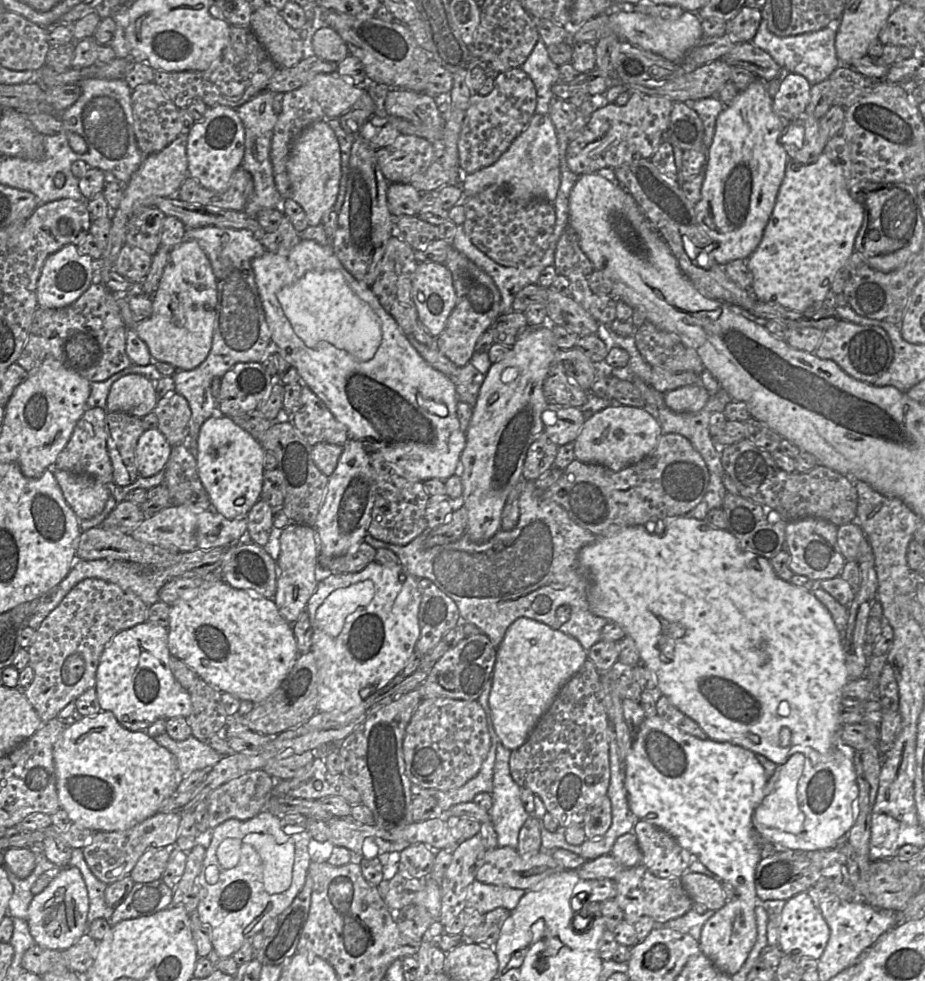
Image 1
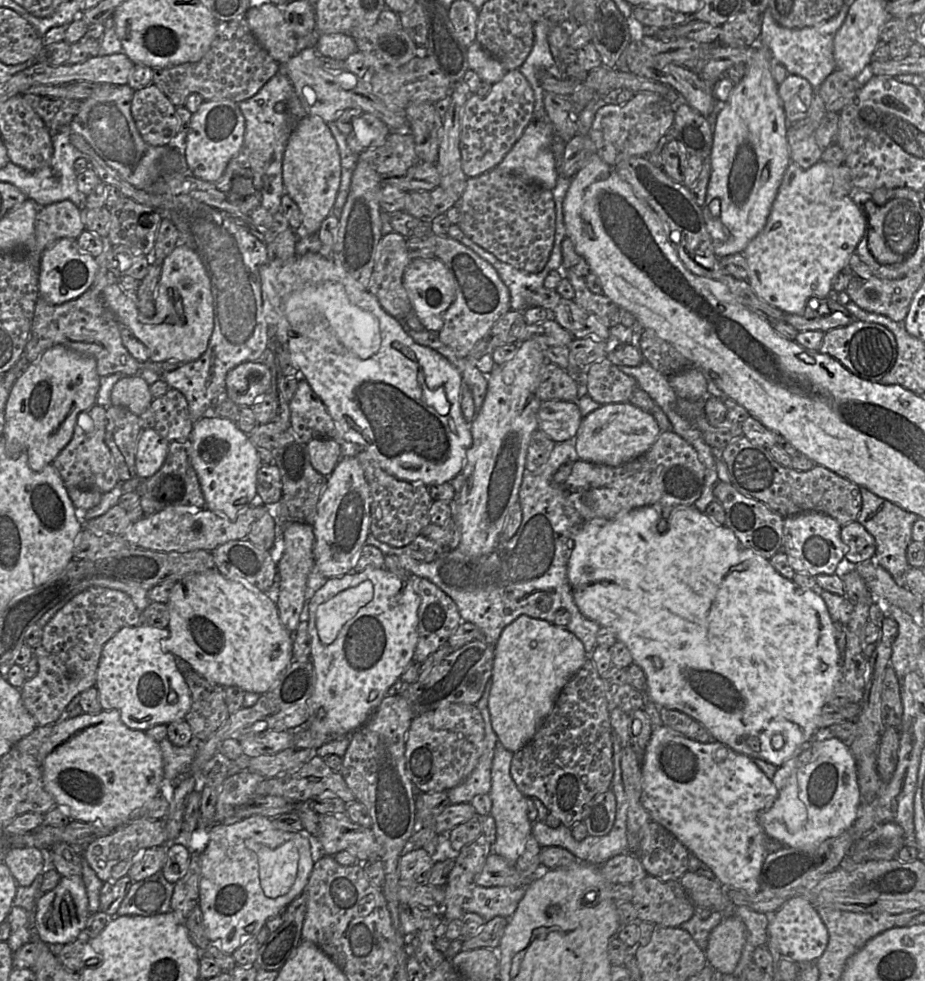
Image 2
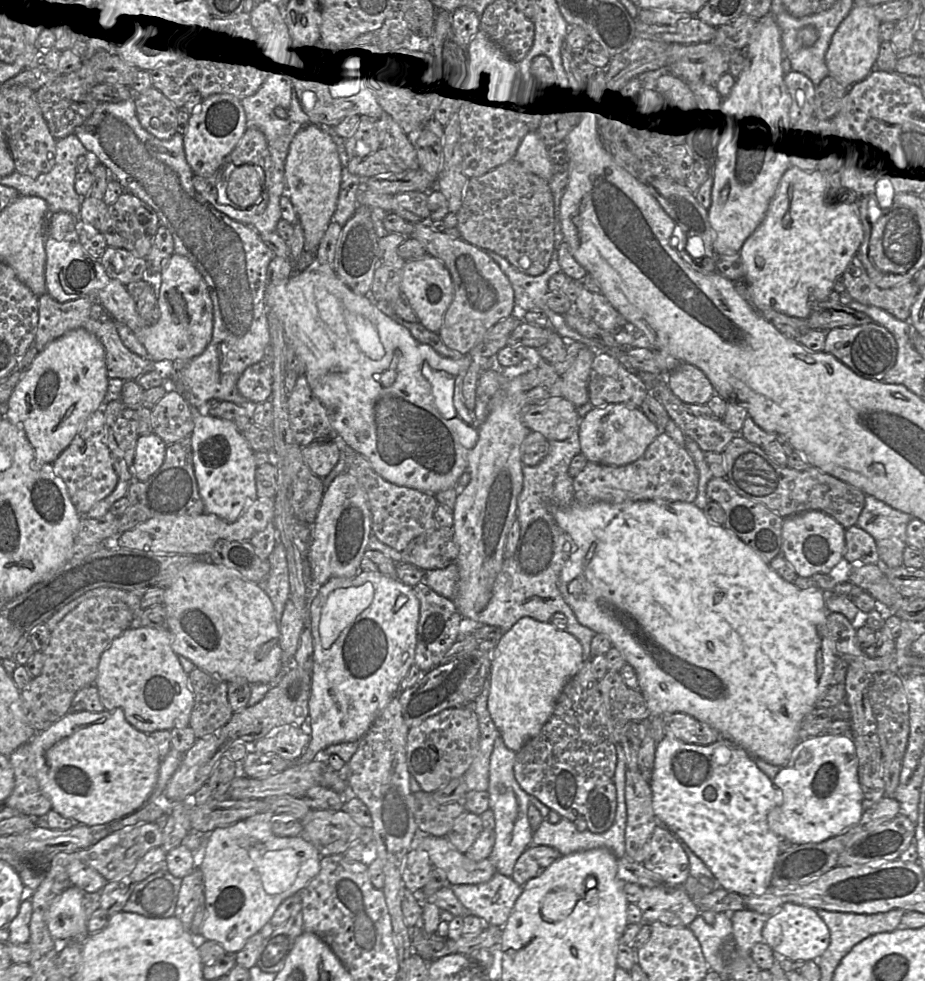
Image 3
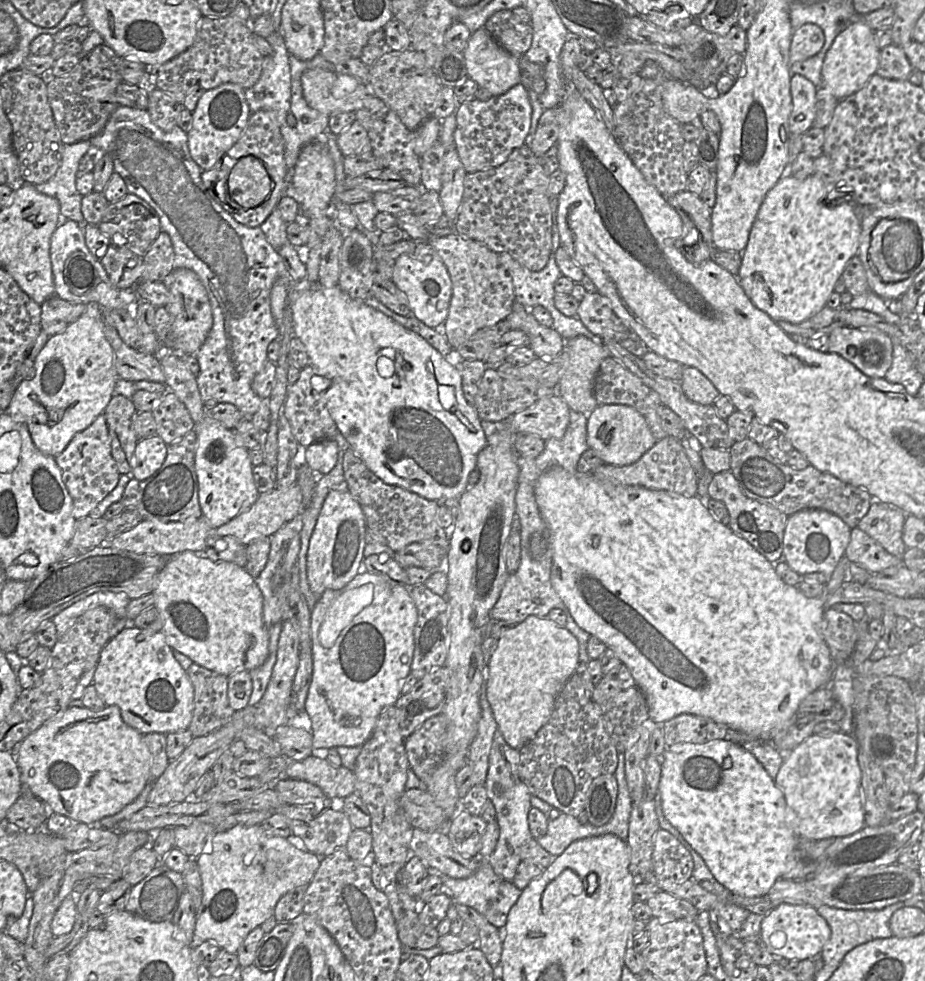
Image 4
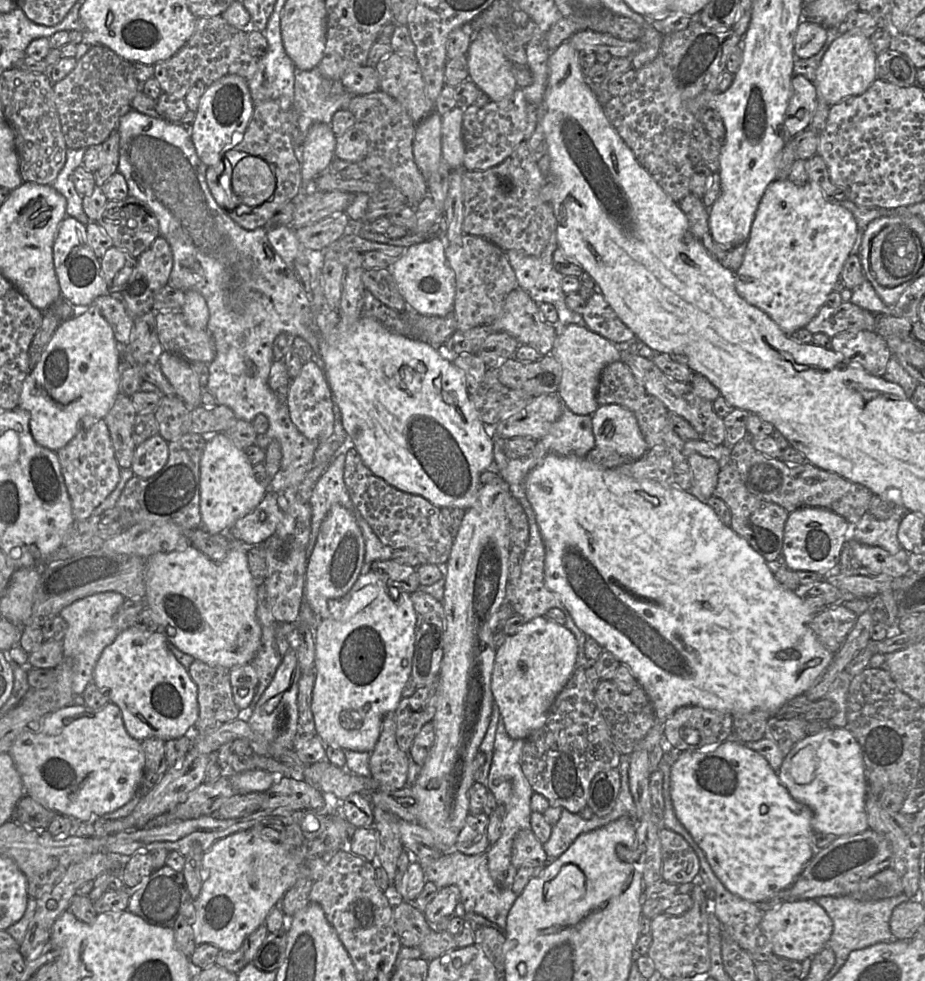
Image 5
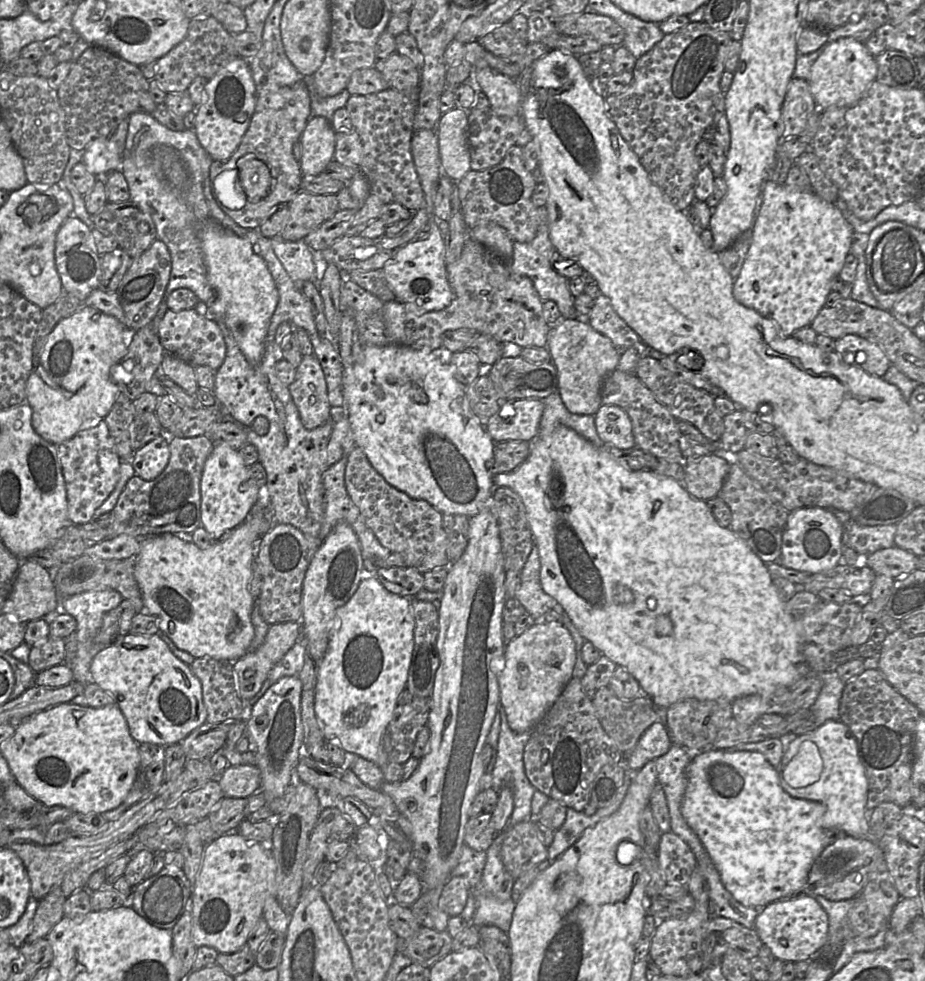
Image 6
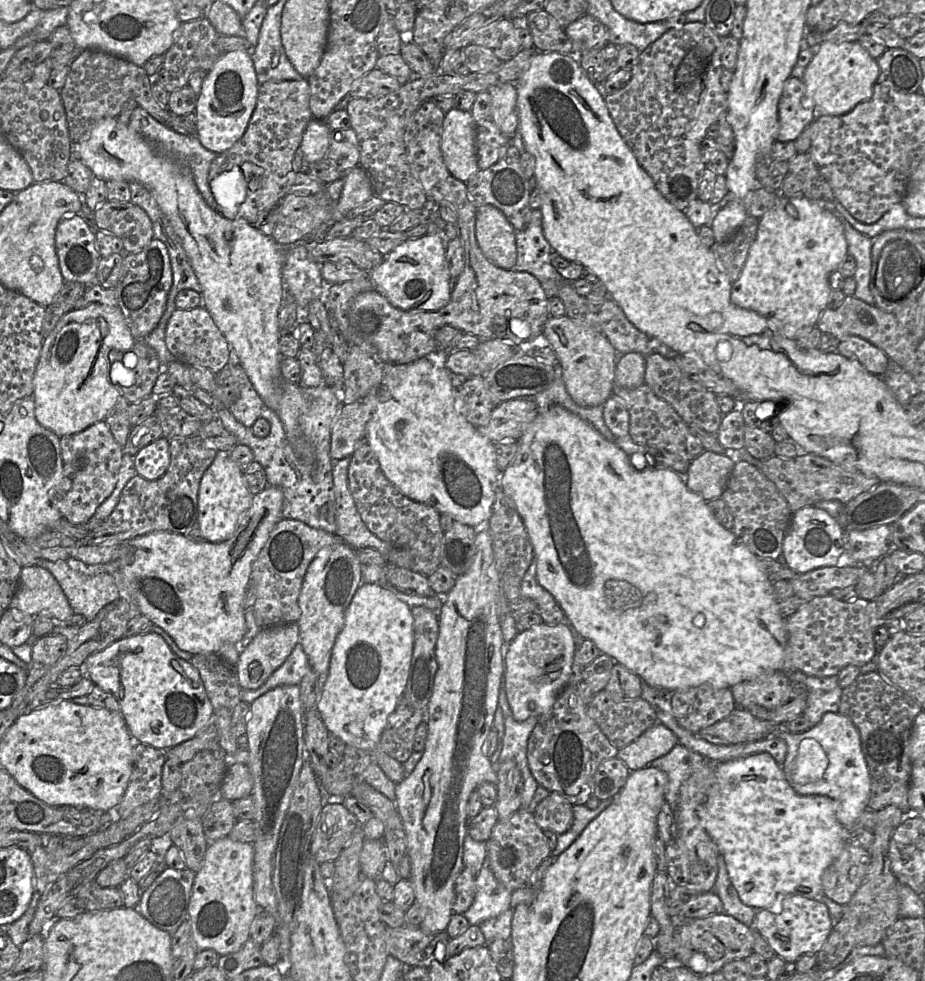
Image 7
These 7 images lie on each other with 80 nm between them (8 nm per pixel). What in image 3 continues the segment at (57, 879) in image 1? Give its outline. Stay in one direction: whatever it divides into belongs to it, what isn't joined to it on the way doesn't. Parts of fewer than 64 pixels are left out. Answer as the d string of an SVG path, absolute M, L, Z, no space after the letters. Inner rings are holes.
M71 885L51 902L47 911L47 928L54 940L65 940L86 931L83 890Z

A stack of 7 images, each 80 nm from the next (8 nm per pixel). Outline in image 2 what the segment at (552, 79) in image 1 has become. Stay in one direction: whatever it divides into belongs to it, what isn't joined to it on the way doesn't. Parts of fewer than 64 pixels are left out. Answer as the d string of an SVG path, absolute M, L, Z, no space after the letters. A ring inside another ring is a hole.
M541 20L534 23L534 45L529 56L519 69L529 82L535 95L533 120L547 119L544 105L545 90L540 85L538 72L540 70L546 70L556 79L566 78L555 62L548 43L548 34L556 25L558 24L548 20Z

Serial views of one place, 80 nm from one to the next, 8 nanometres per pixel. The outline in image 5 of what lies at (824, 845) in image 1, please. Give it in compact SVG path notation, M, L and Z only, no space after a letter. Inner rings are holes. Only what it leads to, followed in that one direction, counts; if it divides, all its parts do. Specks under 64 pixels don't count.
M828 727L817 734L806 735L784 756L777 776L790 796L811 810L814 834L831 834L839 837L859 834L869 828L865 812L867 781L864 763L857 741L846 728Z

